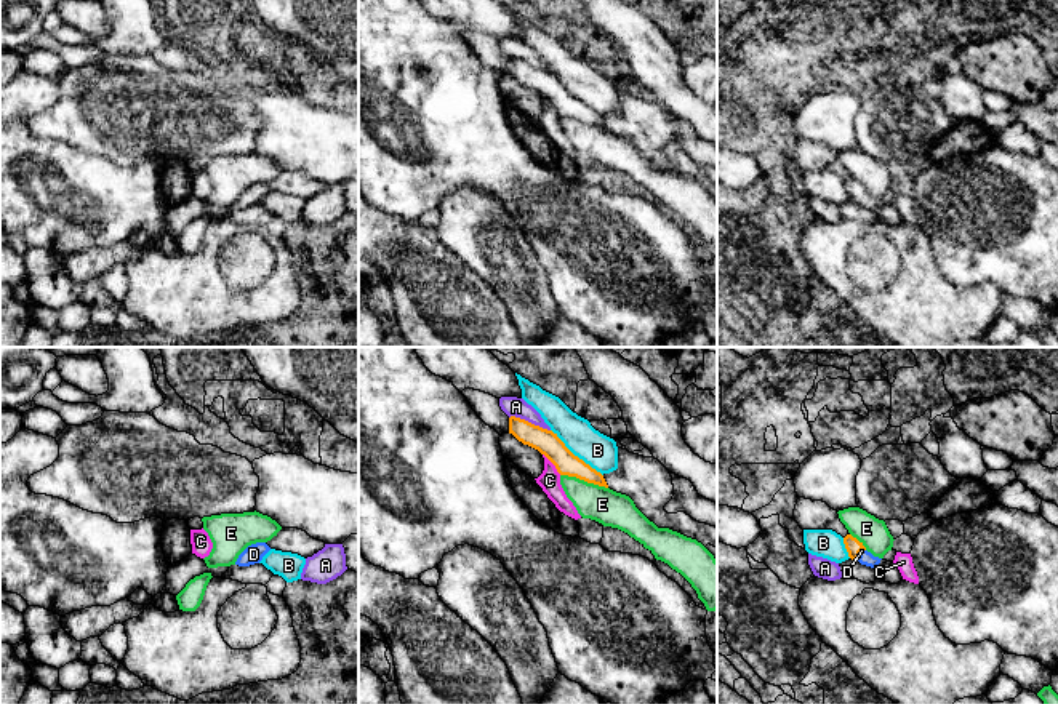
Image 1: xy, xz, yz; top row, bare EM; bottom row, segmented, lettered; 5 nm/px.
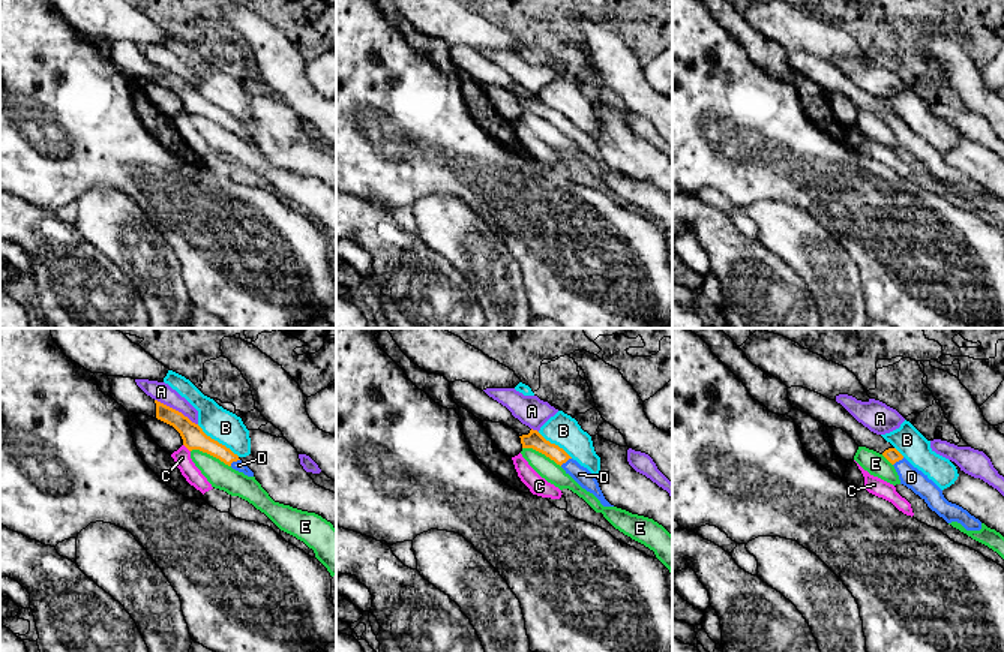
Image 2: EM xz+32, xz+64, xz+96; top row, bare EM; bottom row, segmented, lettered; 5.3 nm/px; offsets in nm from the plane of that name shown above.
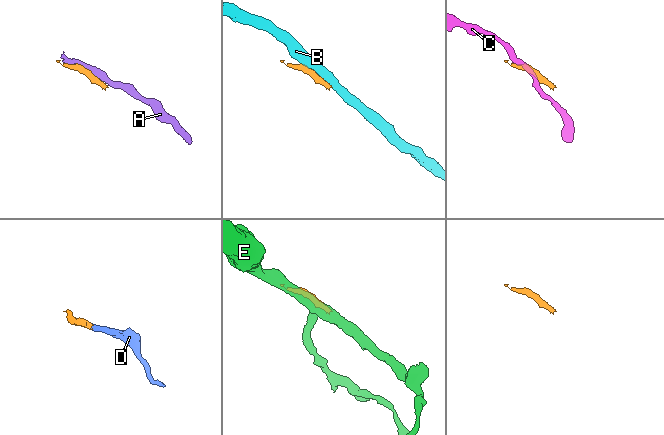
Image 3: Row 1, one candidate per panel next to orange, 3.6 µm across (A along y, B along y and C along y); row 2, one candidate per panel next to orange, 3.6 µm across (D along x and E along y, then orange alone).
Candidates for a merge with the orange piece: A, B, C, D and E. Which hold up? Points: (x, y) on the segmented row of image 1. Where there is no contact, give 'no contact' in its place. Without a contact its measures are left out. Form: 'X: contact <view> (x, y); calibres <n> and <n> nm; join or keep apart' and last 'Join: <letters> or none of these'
A: contact xz (530, 423); calibres 120 and 100 nm; keep apart
B: contact xz (577, 456); calibres 120 and 170 nm; keep apart
C: contact xz (553, 463); calibres 120 and 110 nm; keep apart
D: contact yz (858, 554); calibres 80 and 70 nm; join
E: contact xz (585, 480); calibres 120 and 180 nm; keep apart
Join: D

